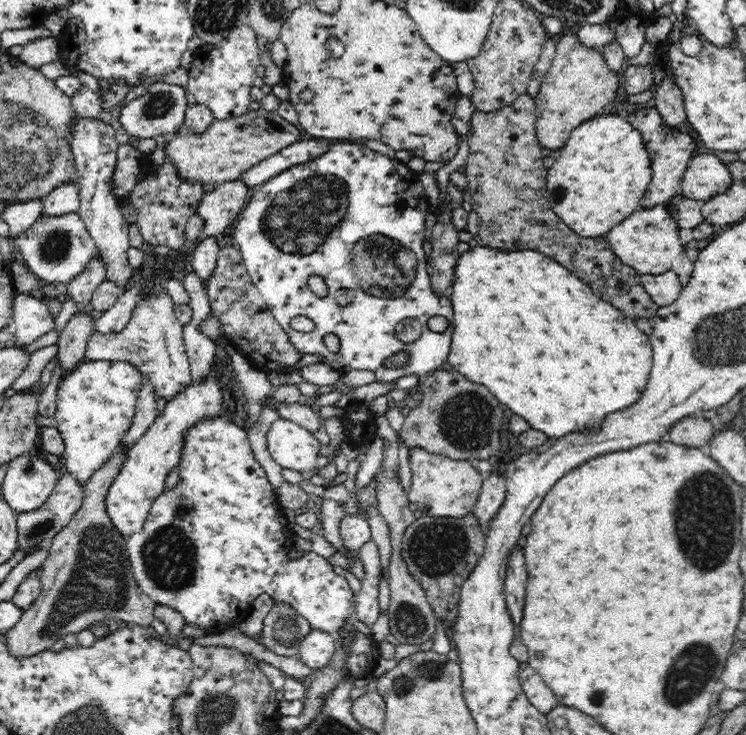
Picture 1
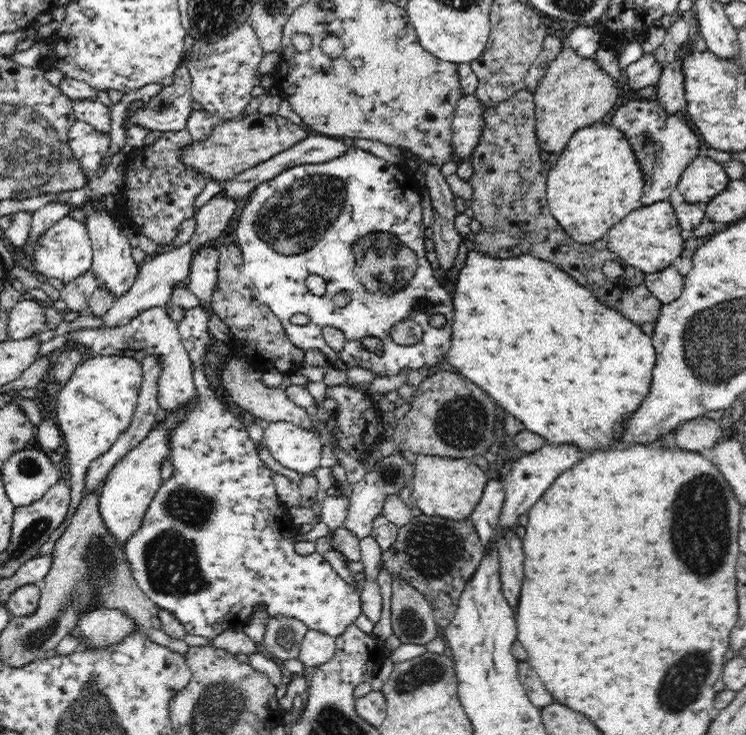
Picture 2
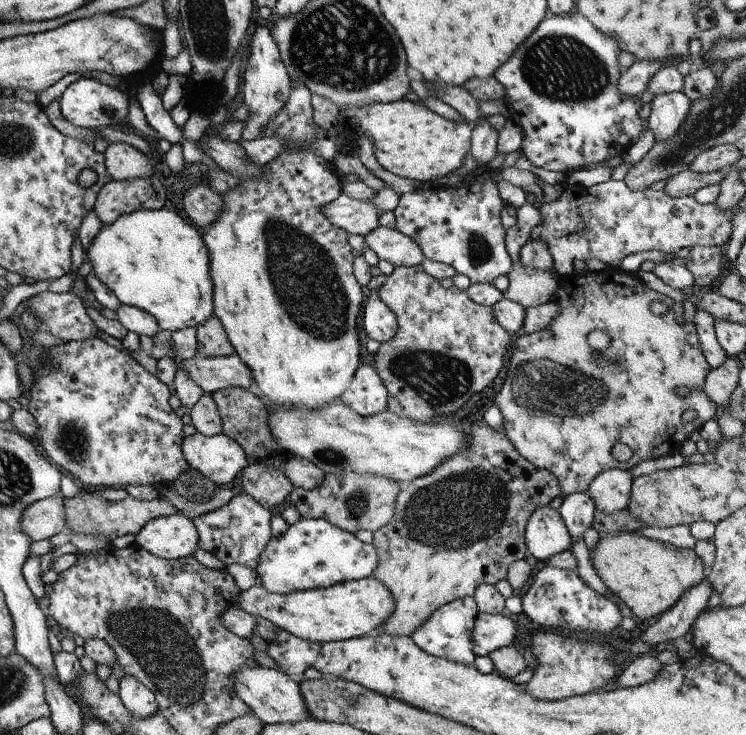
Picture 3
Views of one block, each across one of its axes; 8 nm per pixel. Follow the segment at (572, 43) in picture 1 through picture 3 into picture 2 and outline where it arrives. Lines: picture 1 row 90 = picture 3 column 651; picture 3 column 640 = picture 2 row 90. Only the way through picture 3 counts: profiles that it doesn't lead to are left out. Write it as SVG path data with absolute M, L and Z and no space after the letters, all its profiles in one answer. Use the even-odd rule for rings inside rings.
M571 46L562 47L556 58L550 61L546 68L546 75L540 80L536 92L533 94L537 121L535 133L541 151L562 153L568 140L578 128L602 122L604 116L614 108L619 94L620 90L616 80L596 63L595 57L580 56Z

